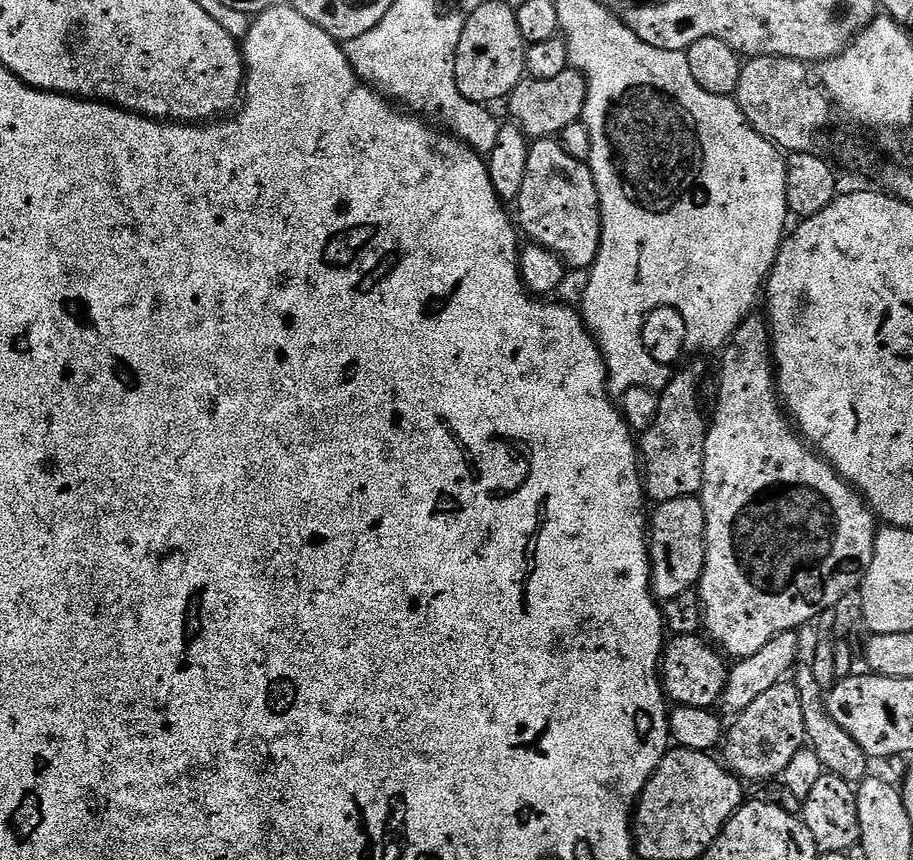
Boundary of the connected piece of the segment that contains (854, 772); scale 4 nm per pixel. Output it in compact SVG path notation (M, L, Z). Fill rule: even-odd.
M799 644L797 647L799 658L795 661L792 672L792 681L795 689L798 690L798 700L802 707L805 739L817 754L820 766L827 773L840 777L851 784L859 783L869 773L868 764L870 764L870 758L858 746L857 740L850 737L845 728L839 726L838 722L834 722L834 718L829 716L824 699L824 688L816 682L809 660L801 657L806 652L812 652L810 646L801 646Z

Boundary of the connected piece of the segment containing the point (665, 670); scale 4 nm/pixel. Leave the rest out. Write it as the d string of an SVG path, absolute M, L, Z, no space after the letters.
M694 632L677 633L663 645L660 661L661 687L667 699L674 700L672 702L677 705L711 709L712 703L715 700L717 702L723 693L729 669L724 666L725 657L711 643L704 644L705 637L700 636L694 635Z

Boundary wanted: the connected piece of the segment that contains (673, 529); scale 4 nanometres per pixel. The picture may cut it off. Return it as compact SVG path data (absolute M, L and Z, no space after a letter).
M683 496L663 501L657 508L650 516L650 587L666 601L689 591L704 572L704 506L696 496Z

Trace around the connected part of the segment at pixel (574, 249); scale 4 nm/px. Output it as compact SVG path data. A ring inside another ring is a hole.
M540 138L529 147L526 170L514 207L516 207L516 212L514 208L515 223L523 235L525 232L529 236L527 238L529 241L556 253L565 265L573 264L581 270L592 265L600 245L600 199L594 186L592 171L589 170L587 163L568 152L559 139Z

